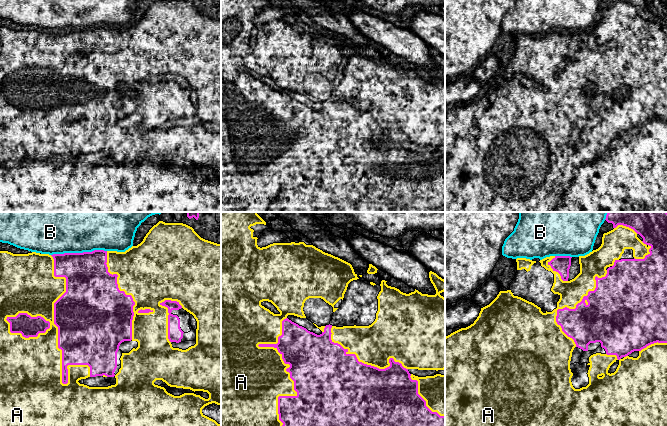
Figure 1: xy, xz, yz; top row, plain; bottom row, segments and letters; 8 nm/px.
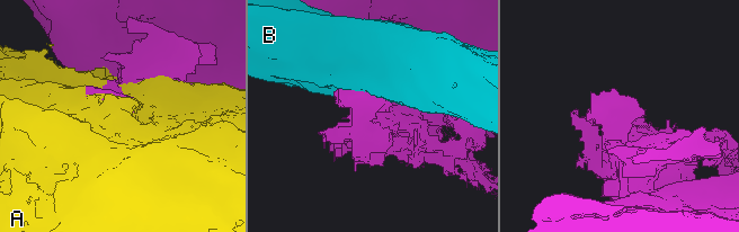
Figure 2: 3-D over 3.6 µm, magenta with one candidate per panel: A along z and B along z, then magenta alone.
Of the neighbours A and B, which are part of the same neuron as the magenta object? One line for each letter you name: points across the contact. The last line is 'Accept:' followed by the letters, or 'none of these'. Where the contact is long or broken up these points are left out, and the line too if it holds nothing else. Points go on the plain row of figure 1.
Accept: none of these

